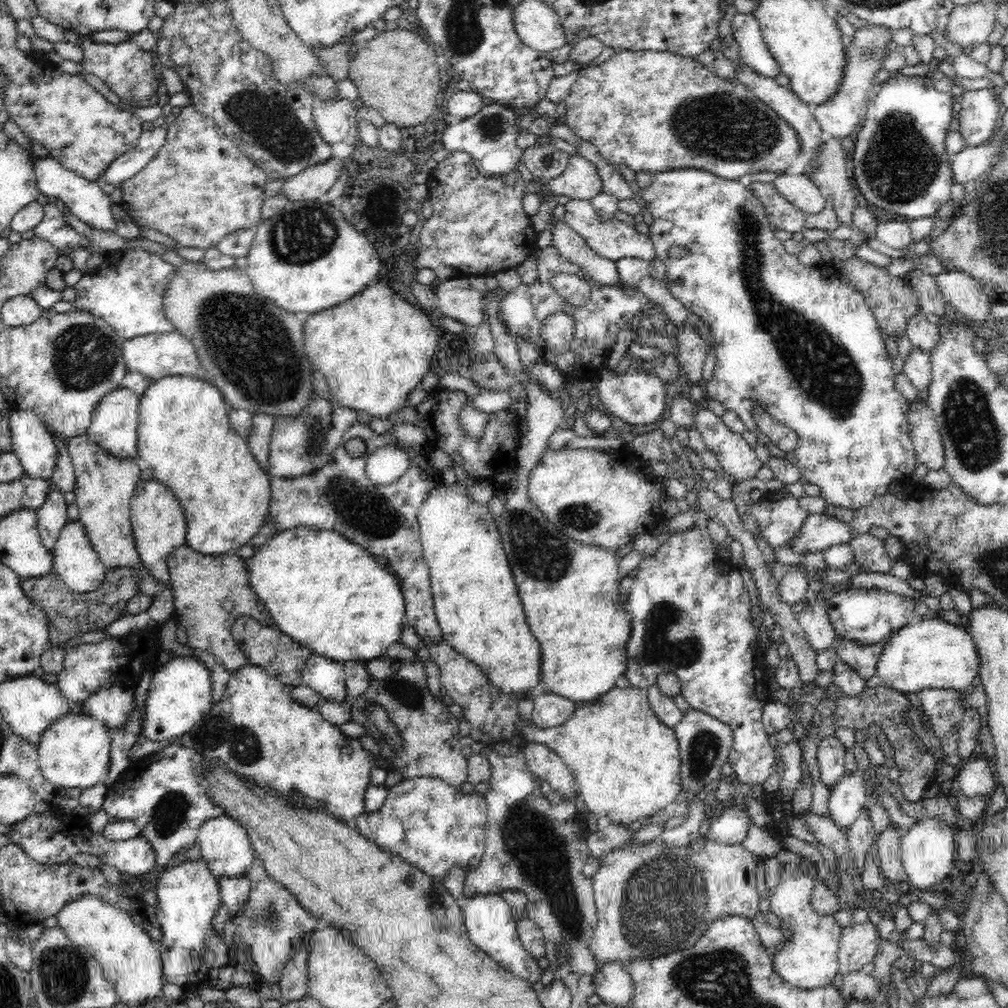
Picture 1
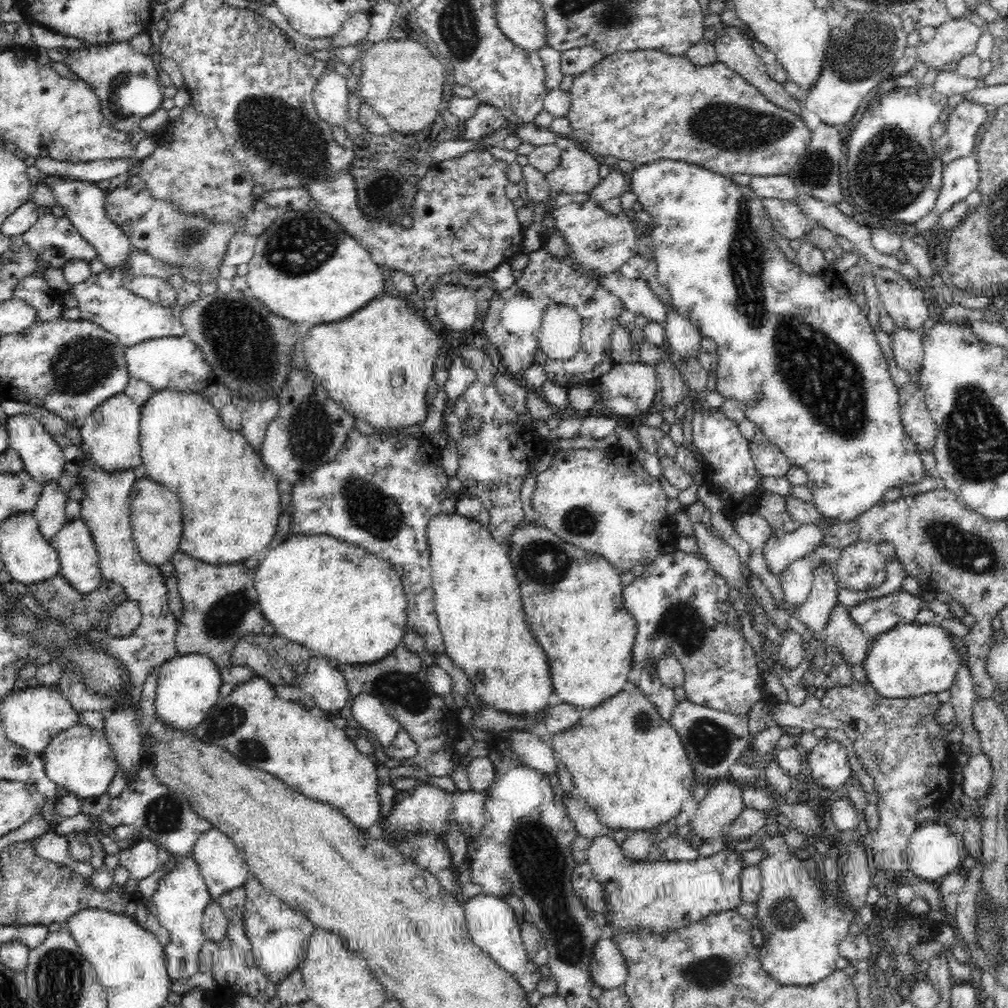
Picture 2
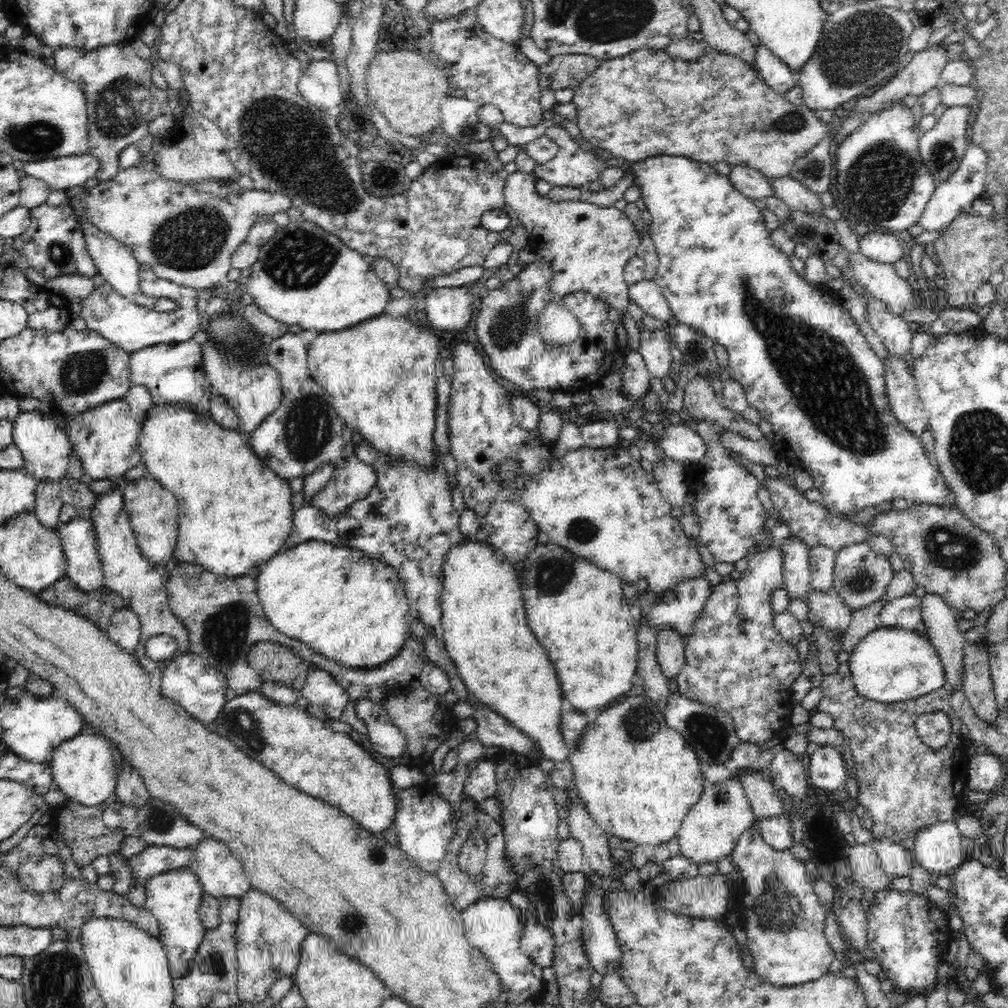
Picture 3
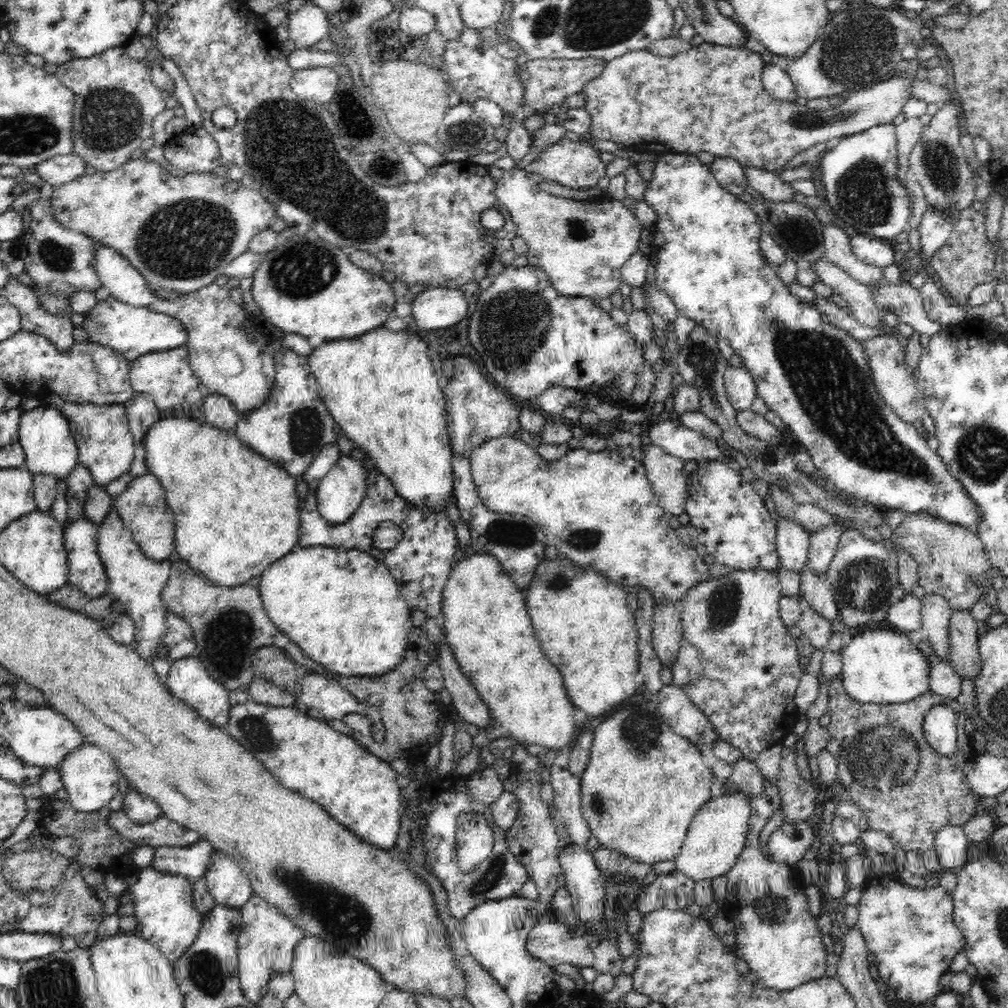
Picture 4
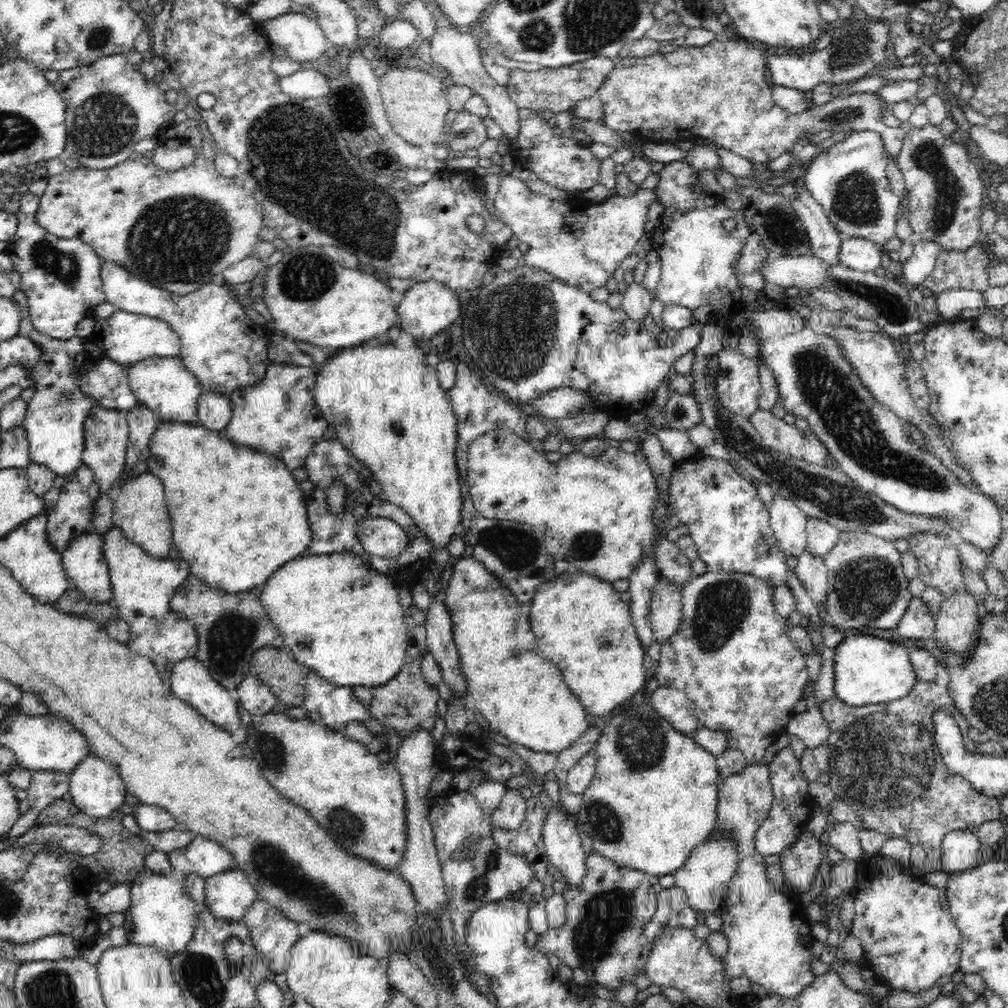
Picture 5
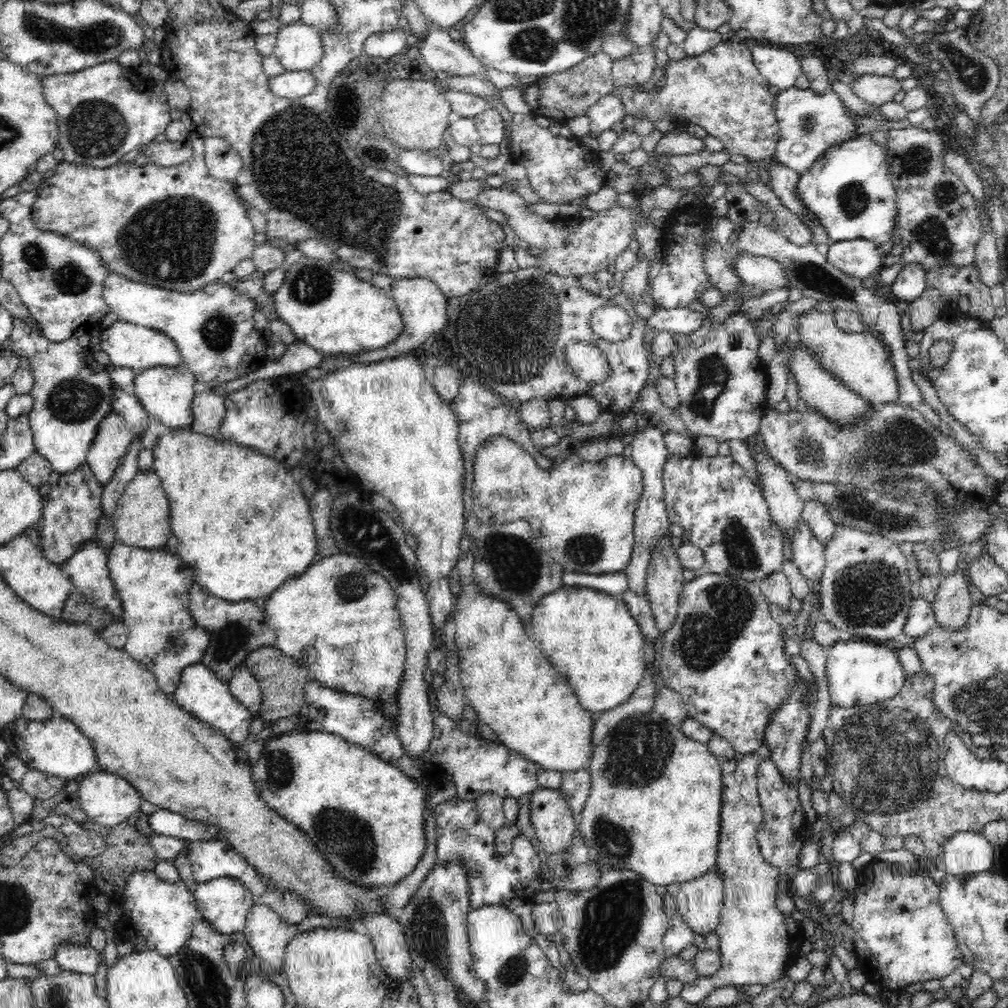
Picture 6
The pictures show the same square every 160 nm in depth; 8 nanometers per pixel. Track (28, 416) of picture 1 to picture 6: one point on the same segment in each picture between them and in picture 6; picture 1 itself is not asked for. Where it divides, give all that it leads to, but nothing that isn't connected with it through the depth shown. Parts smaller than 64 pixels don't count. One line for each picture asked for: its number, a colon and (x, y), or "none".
2: (43, 459)
3: (46, 450)
4: (44, 433)
5: (54, 421)
6: (71, 394)

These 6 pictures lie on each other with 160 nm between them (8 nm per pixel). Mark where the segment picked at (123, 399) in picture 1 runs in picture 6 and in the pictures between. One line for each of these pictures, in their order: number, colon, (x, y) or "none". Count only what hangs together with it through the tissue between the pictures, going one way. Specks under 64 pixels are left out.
2: (110, 434)
3: (105, 438)
4: (106, 447)
5: (106, 431)
6: (113, 438)

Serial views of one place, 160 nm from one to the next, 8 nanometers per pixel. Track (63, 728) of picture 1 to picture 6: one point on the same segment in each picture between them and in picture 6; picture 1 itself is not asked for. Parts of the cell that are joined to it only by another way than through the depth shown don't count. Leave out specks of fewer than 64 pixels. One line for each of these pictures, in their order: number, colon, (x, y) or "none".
2: (79, 760)
3: (83, 767)
4: (90, 776)
5: (97, 789)
6: (108, 799)

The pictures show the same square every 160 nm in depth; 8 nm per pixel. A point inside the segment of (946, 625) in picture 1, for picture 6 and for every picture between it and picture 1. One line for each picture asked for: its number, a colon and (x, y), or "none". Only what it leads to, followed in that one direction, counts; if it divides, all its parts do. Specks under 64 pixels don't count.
2: (913, 659)
3: (889, 665)
4: (880, 666)
5: (868, 670)
6: (859, 673)

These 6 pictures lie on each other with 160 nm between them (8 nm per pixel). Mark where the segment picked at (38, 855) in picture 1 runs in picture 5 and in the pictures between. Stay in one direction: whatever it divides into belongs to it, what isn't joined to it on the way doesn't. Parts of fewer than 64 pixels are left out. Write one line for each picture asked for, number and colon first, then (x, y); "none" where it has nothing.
2: (145, 858)
3: (153, 860)
4: (192, 861)
5: (202, 856)

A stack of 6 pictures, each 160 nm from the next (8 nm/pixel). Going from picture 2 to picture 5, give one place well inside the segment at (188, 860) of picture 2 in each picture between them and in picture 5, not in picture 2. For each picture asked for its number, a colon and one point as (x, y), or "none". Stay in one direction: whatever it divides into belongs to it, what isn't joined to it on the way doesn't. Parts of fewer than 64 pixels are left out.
3: (174, 897)
4: (164, 907)
5: (161, 914)

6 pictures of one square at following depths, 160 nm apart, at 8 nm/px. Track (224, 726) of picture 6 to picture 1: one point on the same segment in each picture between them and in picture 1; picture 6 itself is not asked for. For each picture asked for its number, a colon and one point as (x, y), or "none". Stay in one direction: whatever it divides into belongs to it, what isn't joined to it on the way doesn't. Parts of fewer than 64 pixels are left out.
1: (180, 693)
2: (188, 685)
3: (199, 689)
4: (188, 680)
5: (191, 681)

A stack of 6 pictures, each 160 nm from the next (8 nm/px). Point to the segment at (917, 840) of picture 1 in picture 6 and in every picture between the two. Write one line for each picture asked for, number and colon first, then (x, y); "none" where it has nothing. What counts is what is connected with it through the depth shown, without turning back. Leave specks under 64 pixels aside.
2: (934, 851)
3: (938, 848)
4: (951, 843)
5: (960, 848)
6: (965, 853)

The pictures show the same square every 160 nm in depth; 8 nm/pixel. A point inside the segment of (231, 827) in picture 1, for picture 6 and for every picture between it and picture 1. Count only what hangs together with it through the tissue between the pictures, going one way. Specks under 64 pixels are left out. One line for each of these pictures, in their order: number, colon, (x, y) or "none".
2: (221, 863)
3: (221, 874)
4: (229, 886)
5: (230, 894)
6: (225, 902)

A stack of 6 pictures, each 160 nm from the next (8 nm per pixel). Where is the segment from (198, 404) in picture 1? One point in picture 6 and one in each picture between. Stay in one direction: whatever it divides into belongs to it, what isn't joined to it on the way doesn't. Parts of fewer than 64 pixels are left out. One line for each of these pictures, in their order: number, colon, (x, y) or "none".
2: (230, 503)
3: (234, 513)
4: (235, 512)
5: (238, 514)
6: (242, 521)

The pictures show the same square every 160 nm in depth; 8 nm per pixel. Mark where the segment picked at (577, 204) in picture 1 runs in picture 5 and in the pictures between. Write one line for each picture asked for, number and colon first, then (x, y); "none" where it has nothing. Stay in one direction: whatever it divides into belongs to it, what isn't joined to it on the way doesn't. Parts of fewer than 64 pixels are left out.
2: (599, 243)
3: (588, 246)
4: (582, 245)
5: (583, 247)

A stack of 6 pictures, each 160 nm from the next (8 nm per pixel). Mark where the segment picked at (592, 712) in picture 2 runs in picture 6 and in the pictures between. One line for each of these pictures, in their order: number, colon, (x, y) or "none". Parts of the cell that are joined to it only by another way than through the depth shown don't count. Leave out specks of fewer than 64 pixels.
3: (637, 777)
4: (643, 784)
5: (653, 798)
6: (665, 825)

